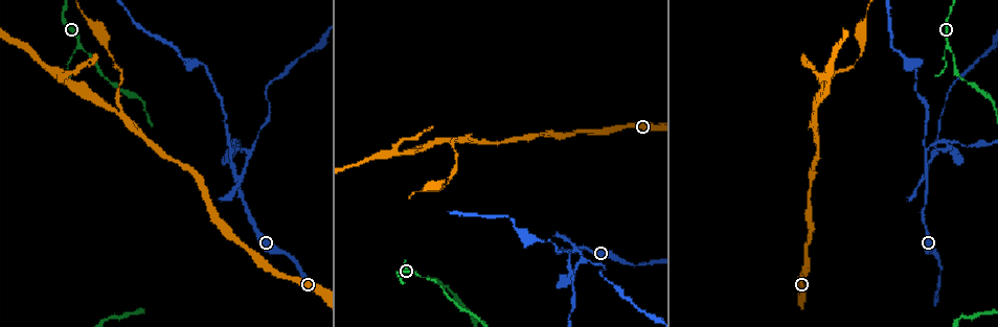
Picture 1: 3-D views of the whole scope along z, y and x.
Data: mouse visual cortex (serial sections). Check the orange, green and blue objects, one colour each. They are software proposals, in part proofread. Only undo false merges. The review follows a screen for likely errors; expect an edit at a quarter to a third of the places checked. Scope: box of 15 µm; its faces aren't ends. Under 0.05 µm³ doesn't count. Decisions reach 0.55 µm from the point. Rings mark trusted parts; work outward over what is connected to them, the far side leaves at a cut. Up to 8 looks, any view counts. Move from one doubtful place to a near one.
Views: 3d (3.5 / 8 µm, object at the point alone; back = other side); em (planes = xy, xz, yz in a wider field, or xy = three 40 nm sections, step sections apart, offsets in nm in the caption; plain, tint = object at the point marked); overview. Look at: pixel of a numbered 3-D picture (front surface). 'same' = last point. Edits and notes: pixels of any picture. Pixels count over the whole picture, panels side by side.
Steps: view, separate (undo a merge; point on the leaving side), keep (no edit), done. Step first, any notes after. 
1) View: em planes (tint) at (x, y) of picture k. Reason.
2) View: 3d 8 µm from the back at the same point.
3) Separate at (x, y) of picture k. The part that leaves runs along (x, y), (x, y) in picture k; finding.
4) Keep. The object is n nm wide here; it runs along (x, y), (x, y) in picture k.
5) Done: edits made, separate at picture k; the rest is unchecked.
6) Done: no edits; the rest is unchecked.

View: 3d 3.5 µm at (449, 139) of picture 1. Narrows sharply.

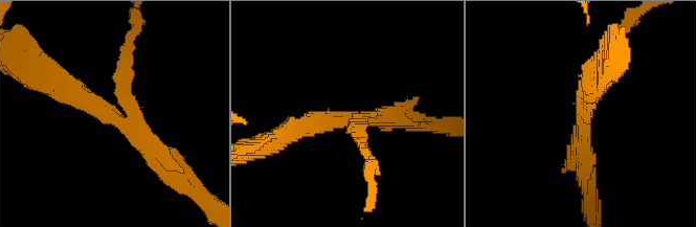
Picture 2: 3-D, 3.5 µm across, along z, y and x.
View: em xy step 2 (tint) at (583, 115) of picture 2. 3 arms meet here; the arms are 150, 300, 300 nm wide.

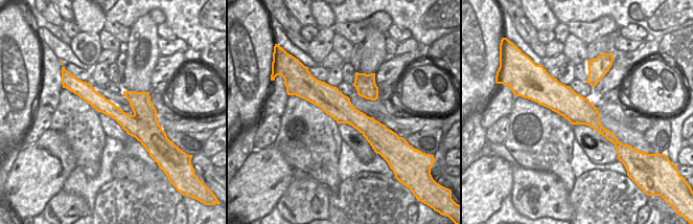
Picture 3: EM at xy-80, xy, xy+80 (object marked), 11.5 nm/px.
Separate at (119, 67) of picture 2. The part that leaves runs along (117, 104), (117, 74), (134, 29) in picture 2; two cells meet here.

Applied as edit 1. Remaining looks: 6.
View: overview.

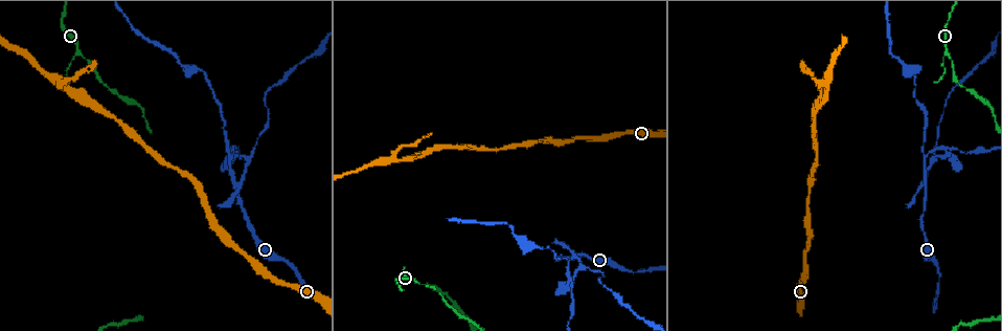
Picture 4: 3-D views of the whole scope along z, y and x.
View: 3d 3.5 µm at (59, 81) of picture 4. Two arms in line, one across.

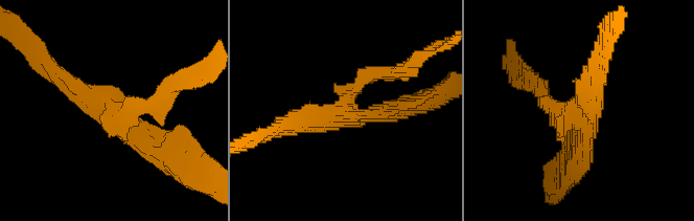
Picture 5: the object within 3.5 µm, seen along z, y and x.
View: em xy step 3 (tint) at (352, 116) of picture 5. 3 arms meet here; the arms are 200, 300, 300 nm wide.

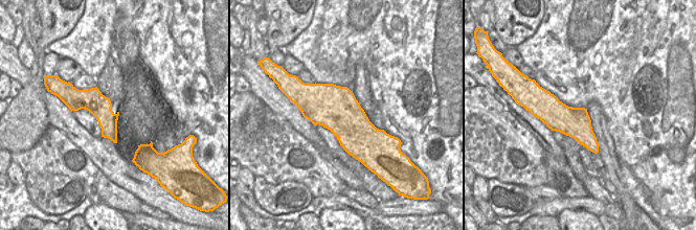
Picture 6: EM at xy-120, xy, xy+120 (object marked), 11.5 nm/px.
Separate at (137, 102) of picture 5. The object is 500 nm wide here; the part that leaves runs along (113, 114), (155, 102), (189, 69) in picture 5; two cells meet here.

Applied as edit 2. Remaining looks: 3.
View: 3d 3.5 µm at (952, 60) of picture 4. Thin neck.

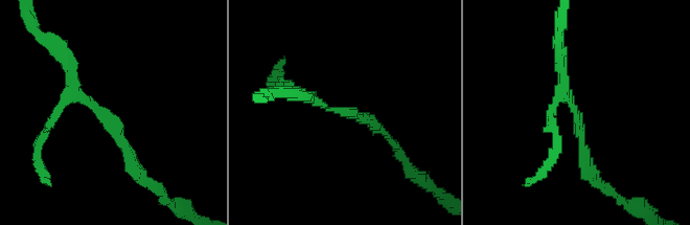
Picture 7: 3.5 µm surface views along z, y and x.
View: em xy step 5 (tint) at (332, 111) of picture 7. The arms are 150, 200 nm wide.

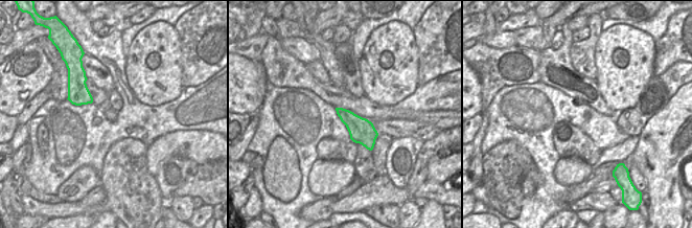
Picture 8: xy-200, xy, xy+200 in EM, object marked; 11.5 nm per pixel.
Keep. It runs along (65, 59), (135, 169) in picture 7; all the same cell.

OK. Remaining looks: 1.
Done: edits made, separate at picture 2, separate at picture 5; the rest is unchecked.

